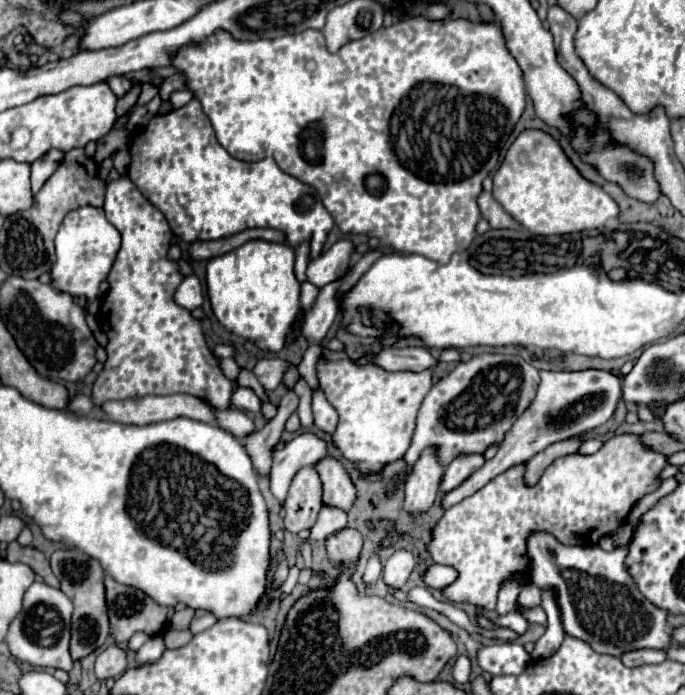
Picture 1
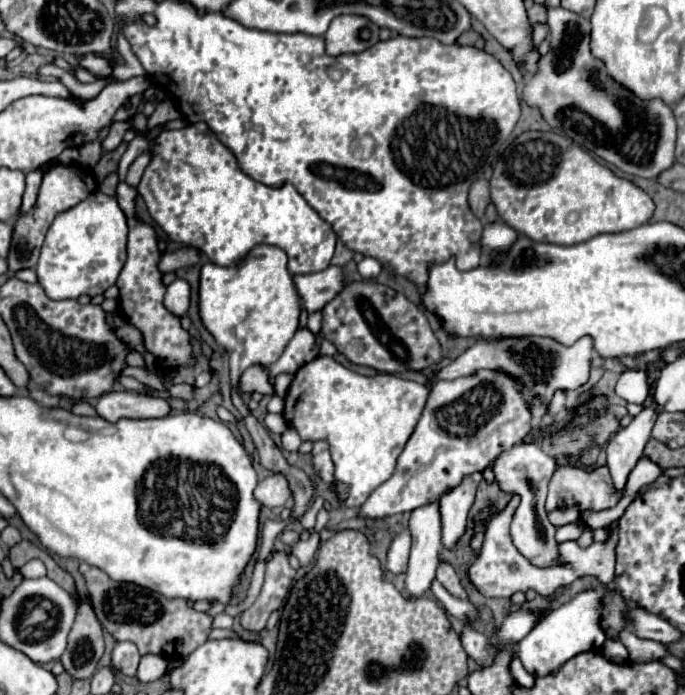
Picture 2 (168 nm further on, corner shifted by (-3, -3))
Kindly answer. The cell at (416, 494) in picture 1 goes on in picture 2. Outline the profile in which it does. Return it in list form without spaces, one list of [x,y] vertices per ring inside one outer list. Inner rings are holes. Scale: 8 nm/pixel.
[[[437,503],[417,507],[409,519],[409,531],[413,535],[413,547],[409,567],[405,573],[405,589],[417,599],[429,589],[441,553],[441,515]]]

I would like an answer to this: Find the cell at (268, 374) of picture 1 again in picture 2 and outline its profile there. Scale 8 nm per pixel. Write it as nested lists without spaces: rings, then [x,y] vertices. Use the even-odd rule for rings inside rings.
[[[253,365],[249,367],[247,371],[243,371],[241,379],[239,379],[239,385],[237,385],[237,391],[243,395],[243,393],[253,393],[253,391],[259,391],[261,395],[273,395],[273,385],[269,383],[269,377],[265,373],[265,369],[261,365]]]

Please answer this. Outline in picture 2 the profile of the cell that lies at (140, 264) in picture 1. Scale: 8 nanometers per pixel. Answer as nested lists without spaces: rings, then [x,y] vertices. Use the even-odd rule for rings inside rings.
[[[119,183],[117,187],[117,201],[121,209],[125,211],[129,219],[129,243],[127,243],[127,263],[117,279],[119,287],[119,303],[121,303],[121,313],[129,319],[131,325],[135,325],[143,339],[145,339],[145,349],[157,357],[157,365],[161,369],[169,369],[173,365],[181,367],[185,363],[193,363],[191,357],[191,337],[189,333],[181,327],[179,317],[169,313],[163,307],[163,295],[165,295],[165,285],[161,283],[161,273],[157,269],[159,261],[159,249],[157,249],[157,235],[151,225],[145,225],[135,219],[135,195],[137,191],[129,187],[127,183]]]

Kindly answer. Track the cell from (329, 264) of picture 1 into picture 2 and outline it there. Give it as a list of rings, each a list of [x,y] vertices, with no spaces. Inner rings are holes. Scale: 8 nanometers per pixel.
[[[329,265],[327,269],[311,275],[295,275],[293,277],[299,305],[303,311],[313,313],[325,307],[327,301],[331,301],[341,289],[343,289],[343,273],[341,267]]]

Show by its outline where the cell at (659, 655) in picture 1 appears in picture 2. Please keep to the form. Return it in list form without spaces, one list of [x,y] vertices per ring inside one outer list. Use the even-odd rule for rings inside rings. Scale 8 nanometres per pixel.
[[[607,639],[601,647],[601,653],[613,661],[613,663],[625,663],[627,661],[627,649],[621,641],[615,641],[615,639]]]

